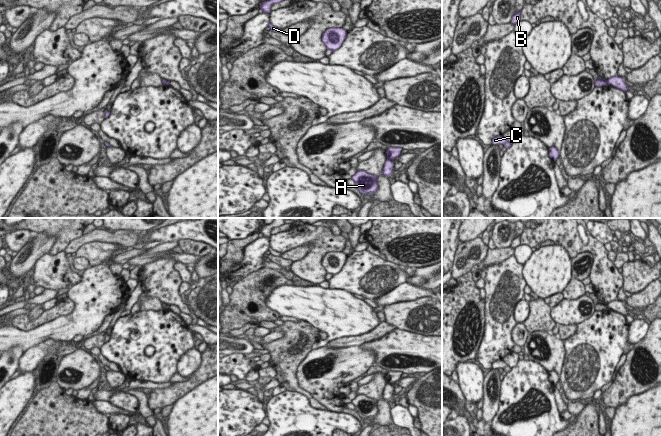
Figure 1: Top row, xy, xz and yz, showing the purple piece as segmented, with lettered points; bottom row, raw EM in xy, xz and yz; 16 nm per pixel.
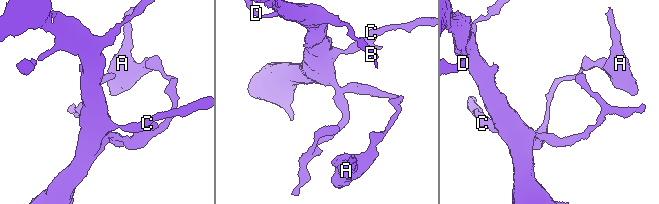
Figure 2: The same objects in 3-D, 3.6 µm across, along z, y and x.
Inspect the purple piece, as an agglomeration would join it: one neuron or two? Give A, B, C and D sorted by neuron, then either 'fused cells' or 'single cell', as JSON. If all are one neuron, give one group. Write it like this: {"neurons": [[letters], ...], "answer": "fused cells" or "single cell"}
{"neurons": [["A"], ["B", "C", "D"]], "answer": "fused cells"}

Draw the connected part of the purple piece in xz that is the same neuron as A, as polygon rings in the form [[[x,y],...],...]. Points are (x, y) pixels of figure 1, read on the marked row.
[[[364,170],[357,171],[351,179],[360,193],[371,194],[378,189],[378,176],[367,173]]]

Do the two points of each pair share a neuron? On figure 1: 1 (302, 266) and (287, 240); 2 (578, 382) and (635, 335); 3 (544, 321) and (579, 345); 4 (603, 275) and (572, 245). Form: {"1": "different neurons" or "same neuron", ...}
{"1": "same neuron", "2": "different neurons", "3": "different neurons", "4": "same neuron"}

